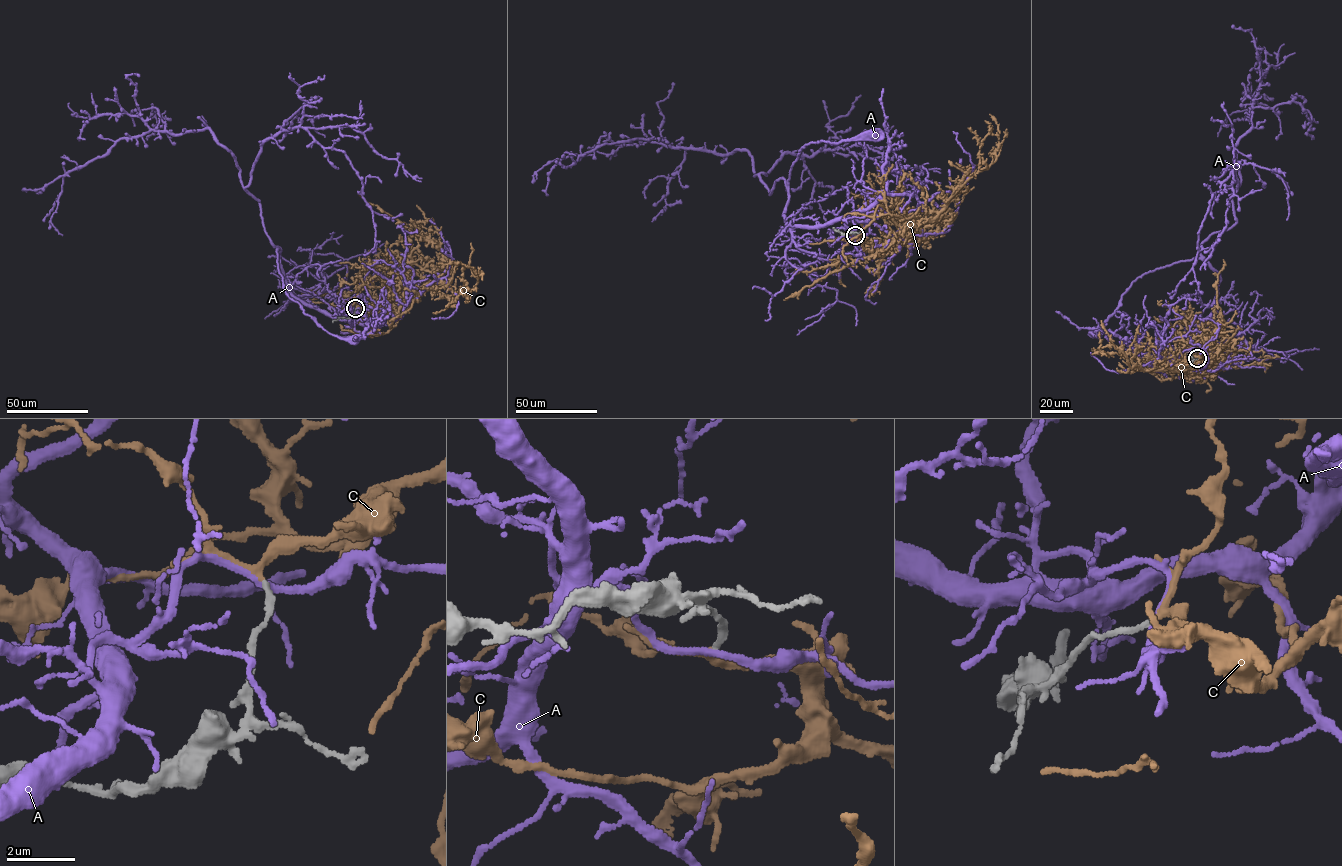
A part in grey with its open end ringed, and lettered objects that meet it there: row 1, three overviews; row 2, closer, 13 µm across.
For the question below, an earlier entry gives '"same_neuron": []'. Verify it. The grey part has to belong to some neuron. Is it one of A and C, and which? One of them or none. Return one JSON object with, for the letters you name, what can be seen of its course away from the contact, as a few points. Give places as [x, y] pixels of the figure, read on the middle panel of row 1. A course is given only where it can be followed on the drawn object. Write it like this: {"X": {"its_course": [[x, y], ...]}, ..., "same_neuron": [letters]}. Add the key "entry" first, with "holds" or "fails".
{"entry": "fails", "C": {"its_course": [[855, 235], [884, 246], [906, 227], [934, 219], [966, 181], [995, 160], [999, 132], [989, 114]]}, "same_neuron": ["C"]}

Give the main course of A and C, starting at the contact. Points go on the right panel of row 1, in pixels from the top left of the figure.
A: (1197, 358), (1182, 349), (1212, 311), (1219, 279), (1219, 272), (1200, 259), (1138, 277), (1094, 333)
C: (1197, 358), (1207, 361), (1204, 375), (1191, 373), (1190, 368), (1181, 372), (1133, 368), (1111, 341), (1101, 320)

